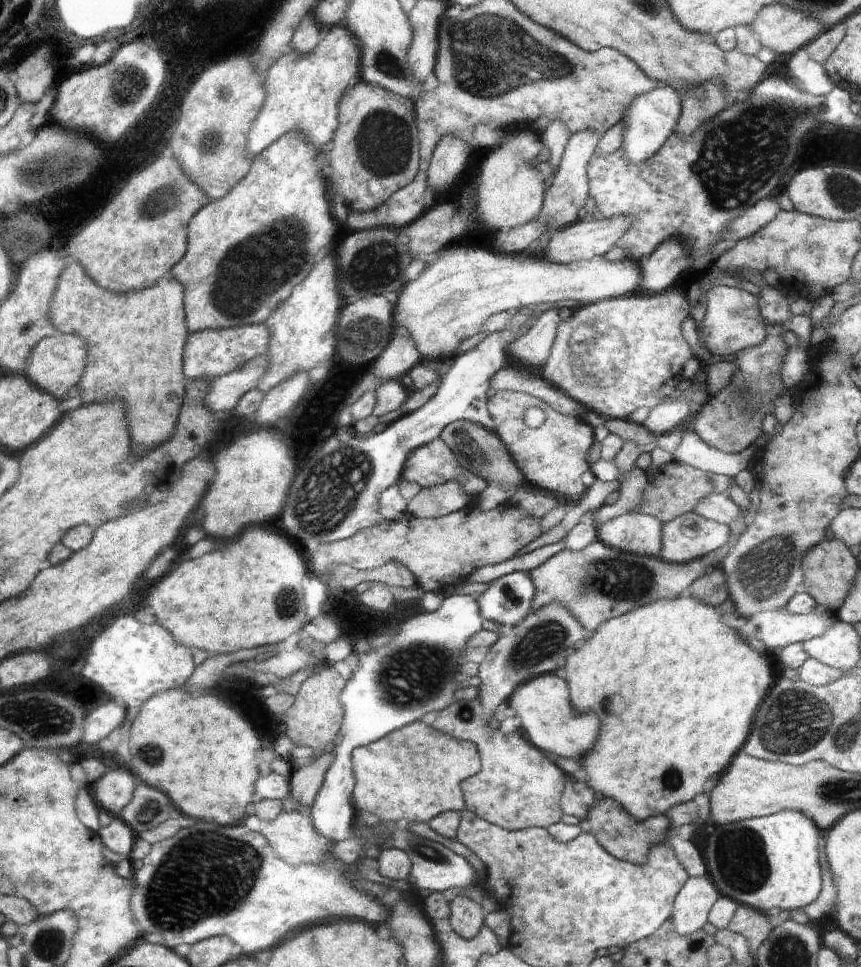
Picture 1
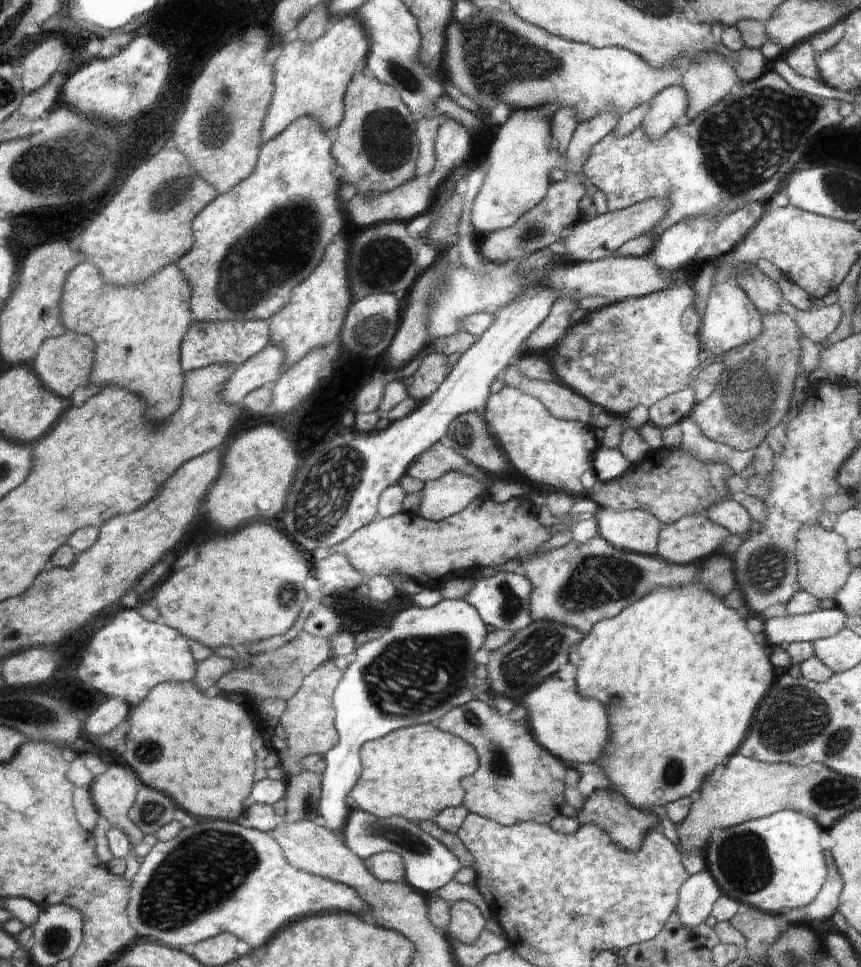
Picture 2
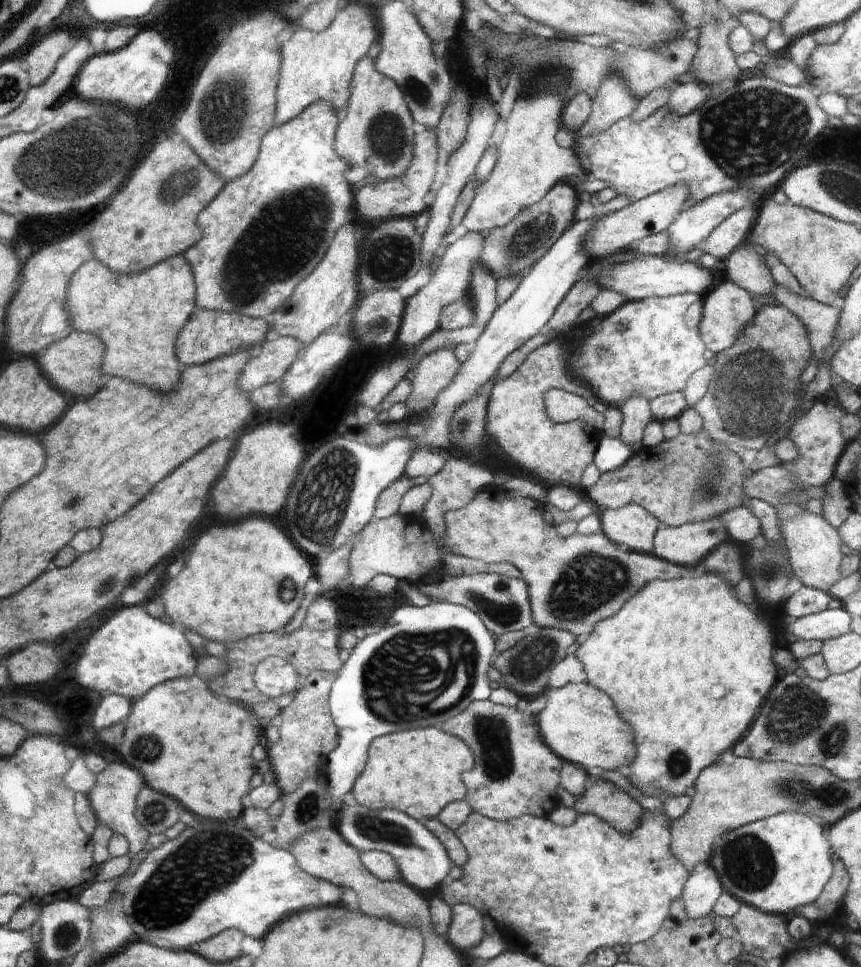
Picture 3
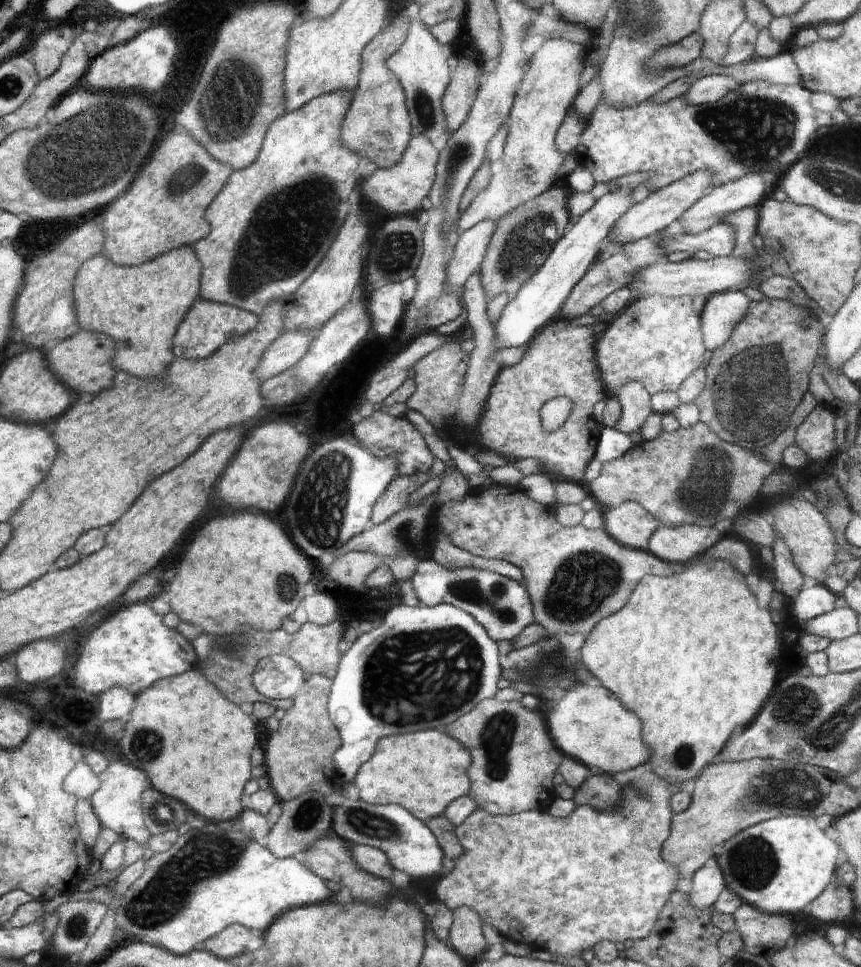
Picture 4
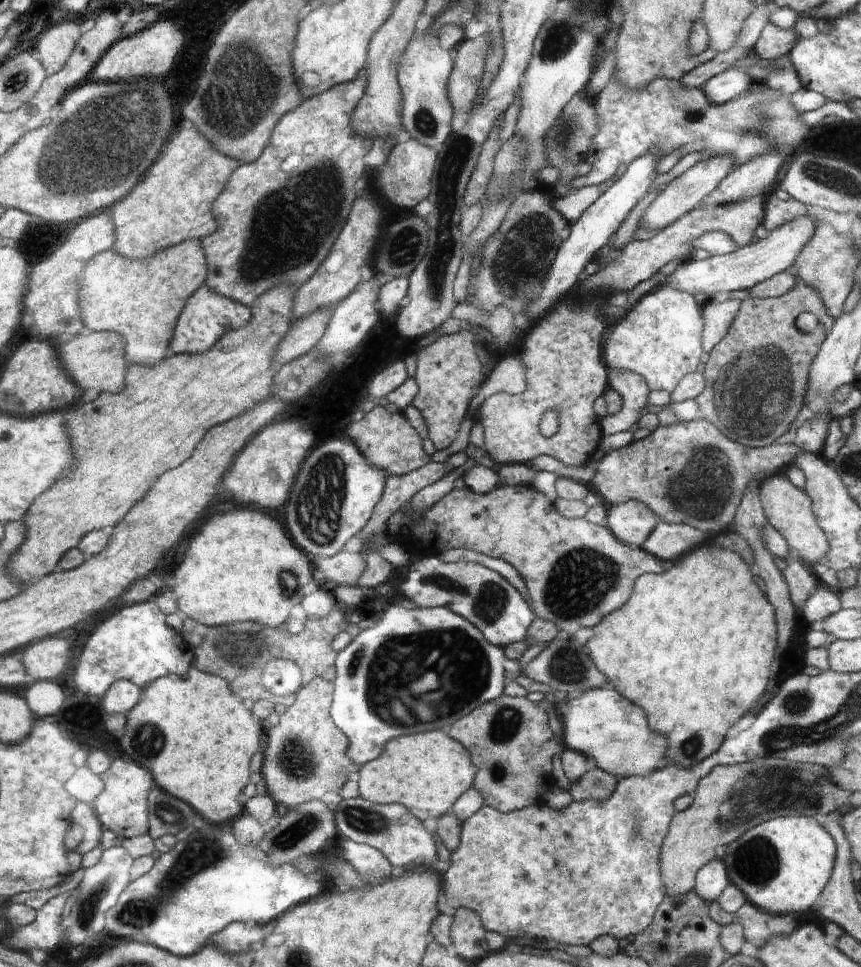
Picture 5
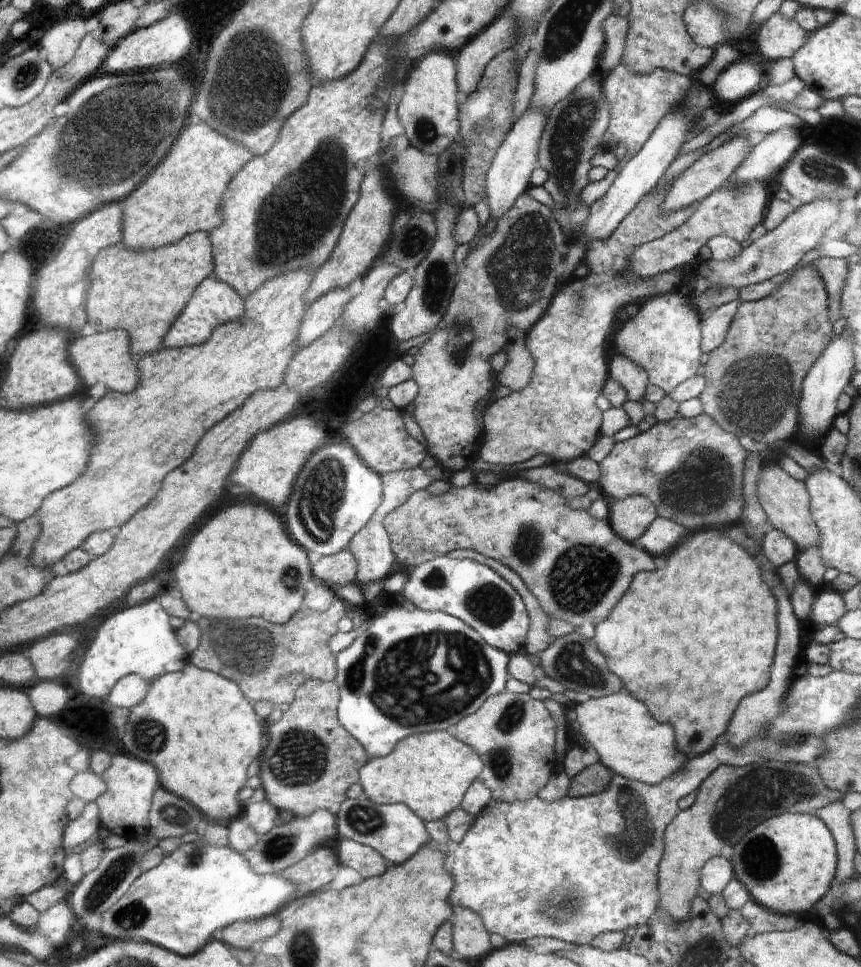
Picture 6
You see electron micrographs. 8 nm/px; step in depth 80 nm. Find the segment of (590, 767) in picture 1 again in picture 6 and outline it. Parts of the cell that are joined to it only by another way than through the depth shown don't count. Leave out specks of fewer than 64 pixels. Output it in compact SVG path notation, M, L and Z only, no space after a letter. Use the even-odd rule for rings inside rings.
M714 528L698 530L696 534L692 534L692 538L688 538L688 542L684 542L684 546L680 546L680 550L676 550L676 554L668 556L666 566L662 570L654 570L650 574L646 574L646 572L640 574L640 578L636 578L636 582L632 582L632 590L628 590L628 598L624 598L624 602L620 602L620 606L616 606L616 610L611 610L605 621L596 625L595 632L593 641L599 648L598 652L606 657L609 671L620 676L624 686L634 694L634 698L640 698L648 706L648 710L652 710L652 714L656 714L656 718L660 718L660 722L672 722L672 726L676 726L674 728L675 738L678 740L679 749L689 759L693 759L708 752L718 742L718 738L726 733L732 721L732 714L744 696L764 690L768 686L772 658L774 658L774 646L776 646L776 636L778 636L776 600L770 594L768 586L762 582L760 566L756 564L756 560L752 556L748 556L748 552L742 546L736 546L736 542L732 542L730 538L726 538L722 532L718 532Z

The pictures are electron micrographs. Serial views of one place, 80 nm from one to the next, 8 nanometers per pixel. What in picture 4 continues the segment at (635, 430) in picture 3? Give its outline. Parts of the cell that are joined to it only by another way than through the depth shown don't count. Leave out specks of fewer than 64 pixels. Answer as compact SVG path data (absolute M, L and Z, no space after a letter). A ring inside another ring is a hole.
M632 381L626 388L620 388L614 396L622 404L622 414L615 426L617 431L630 434L640 429L653 412L651 394L640 381Z

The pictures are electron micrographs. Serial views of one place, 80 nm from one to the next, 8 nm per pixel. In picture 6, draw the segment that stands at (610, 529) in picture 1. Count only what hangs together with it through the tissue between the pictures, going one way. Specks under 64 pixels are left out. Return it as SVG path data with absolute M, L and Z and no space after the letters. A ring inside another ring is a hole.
M645 496L615 500L609 507L608 523L624 540L634 542L653 524L656 518L655 503Z

